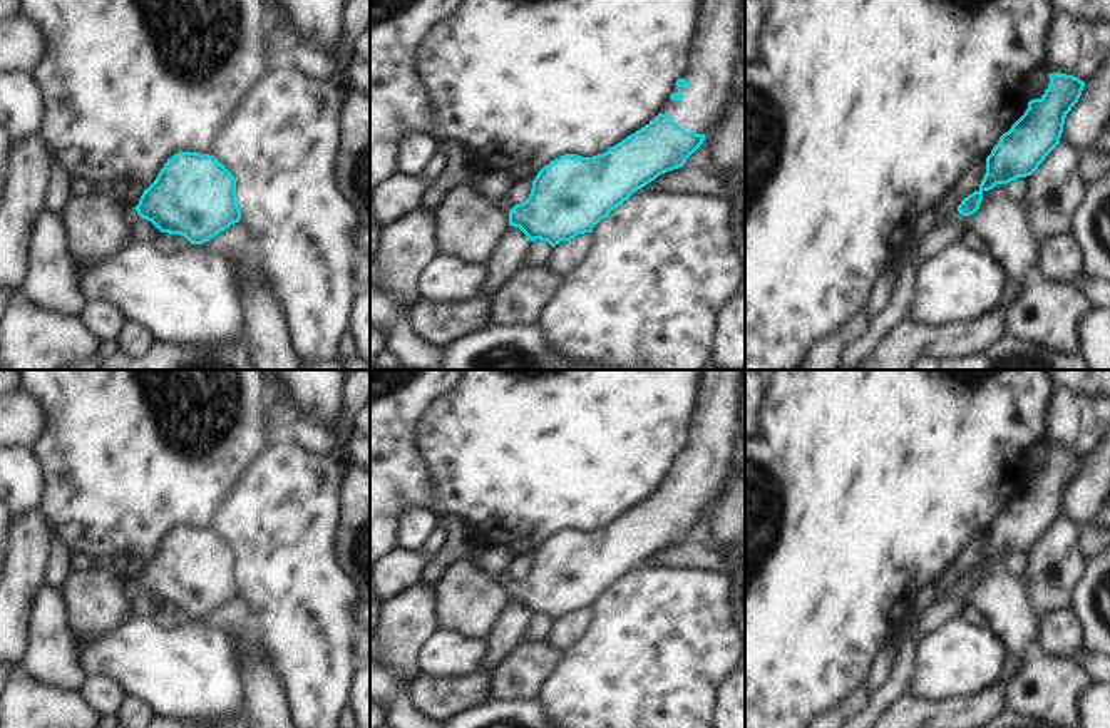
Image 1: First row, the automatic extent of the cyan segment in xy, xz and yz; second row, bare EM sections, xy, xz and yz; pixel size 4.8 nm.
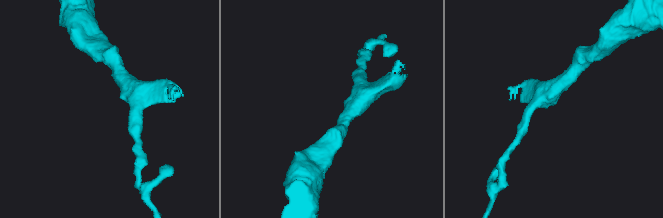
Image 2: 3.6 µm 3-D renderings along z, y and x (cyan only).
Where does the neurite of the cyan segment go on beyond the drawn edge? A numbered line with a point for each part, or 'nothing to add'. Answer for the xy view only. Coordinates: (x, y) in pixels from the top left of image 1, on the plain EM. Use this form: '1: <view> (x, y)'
1: xy (131, 591)

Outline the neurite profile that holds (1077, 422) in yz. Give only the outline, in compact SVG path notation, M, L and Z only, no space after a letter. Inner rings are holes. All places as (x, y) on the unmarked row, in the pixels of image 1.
M1051 392L1051 408L1045 417L1048 449L1066 449L1087 457L1110 430L1110 397Z

